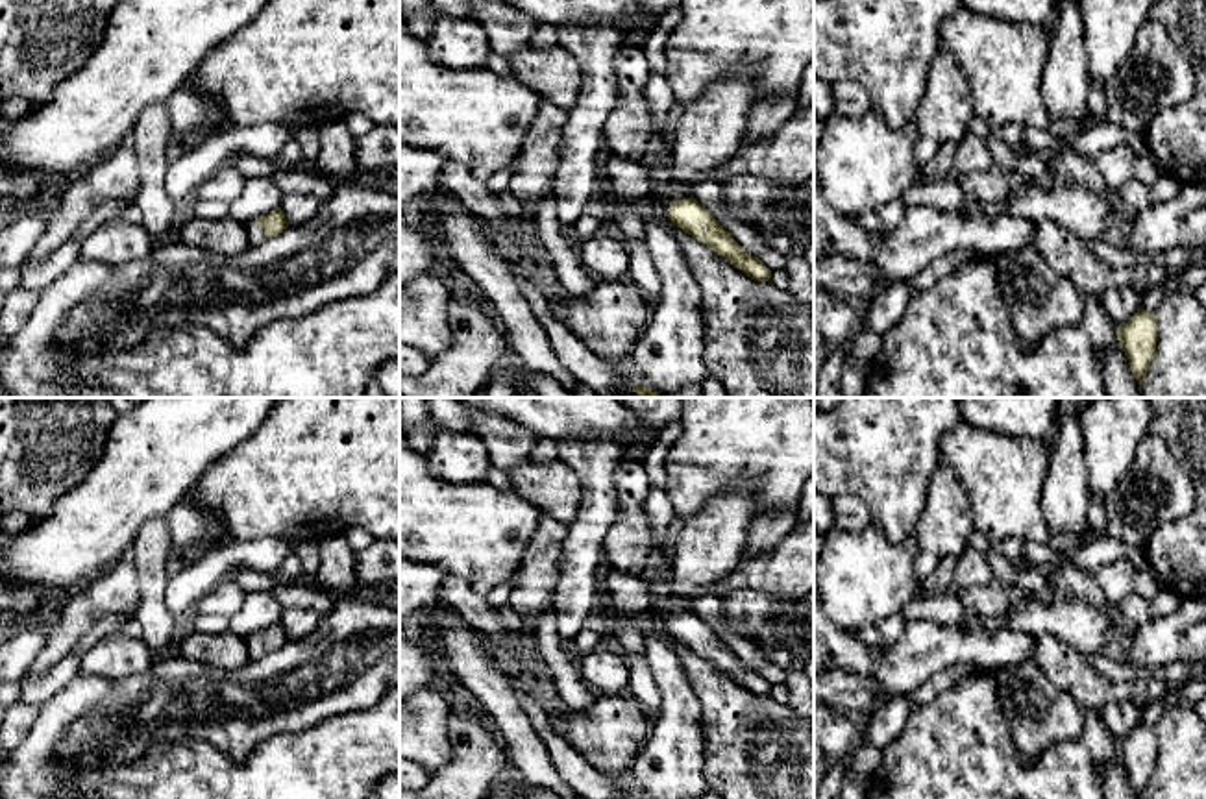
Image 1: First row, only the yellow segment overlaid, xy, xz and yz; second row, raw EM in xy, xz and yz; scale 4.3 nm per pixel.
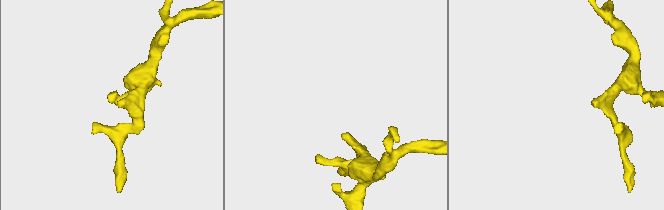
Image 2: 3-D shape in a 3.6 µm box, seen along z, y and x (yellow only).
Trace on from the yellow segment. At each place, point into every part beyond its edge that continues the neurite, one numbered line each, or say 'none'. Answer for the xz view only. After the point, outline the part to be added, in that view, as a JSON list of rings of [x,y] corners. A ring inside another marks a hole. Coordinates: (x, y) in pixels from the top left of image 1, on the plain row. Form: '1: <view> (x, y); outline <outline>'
1: xz (657, 572); outline [[[651,485],[646,498],[644,512],[653,531],[653,551],[649,553],[640,577],[651,590],[651,608],[664,610],[668,616],[694,610],[692,603],[675,603],[670,599],[673,583],[673,562],[664,555],[668,527],[675,510],[666,488]]]

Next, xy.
1: xy (256, 650); outline [[[255,634],[244,636],[244,642],[246,642],[246,647],[248,647],[248,653],[250,653],[250,660],[259,660],[259,658],[263,658],[266,653],[270,653],[270,651],[266,651],[266,649],[263,647],[263,644],[255,638]]]

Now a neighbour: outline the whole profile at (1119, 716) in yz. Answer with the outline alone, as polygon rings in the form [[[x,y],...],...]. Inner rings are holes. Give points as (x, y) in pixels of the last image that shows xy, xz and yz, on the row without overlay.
[[[1112,699],[1097,712],[1101,721],[1110,729],[1117,742],[1125,740],[1134,727],[1141,721],[1141,707],[1130,699]]]

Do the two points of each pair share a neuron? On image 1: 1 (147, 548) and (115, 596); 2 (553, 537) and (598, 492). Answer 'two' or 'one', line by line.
1: two
2: two

